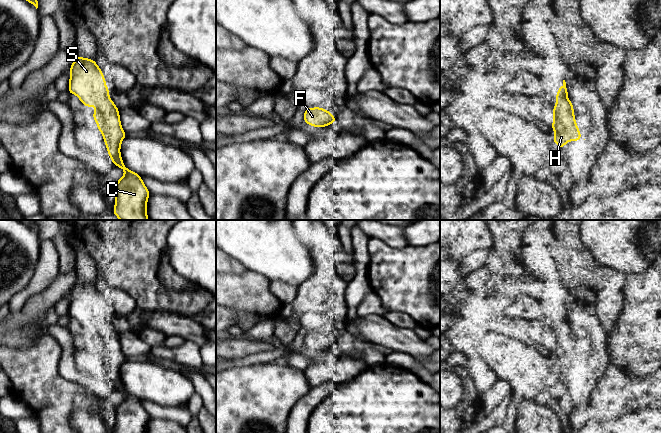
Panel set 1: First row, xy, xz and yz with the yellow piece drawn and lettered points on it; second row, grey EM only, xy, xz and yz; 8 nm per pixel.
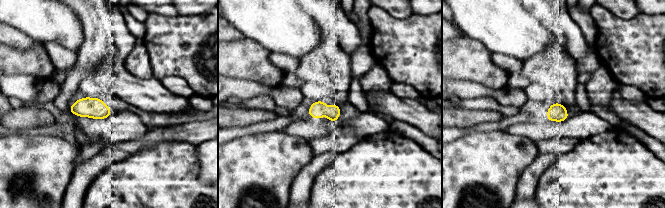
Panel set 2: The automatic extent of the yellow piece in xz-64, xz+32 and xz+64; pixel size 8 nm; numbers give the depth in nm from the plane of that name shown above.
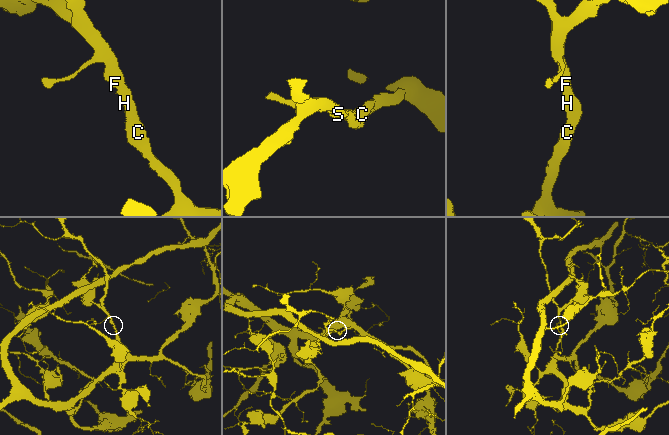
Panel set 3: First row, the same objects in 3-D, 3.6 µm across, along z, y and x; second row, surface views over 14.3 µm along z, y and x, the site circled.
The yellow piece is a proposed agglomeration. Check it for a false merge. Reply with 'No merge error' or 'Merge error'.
No merge error

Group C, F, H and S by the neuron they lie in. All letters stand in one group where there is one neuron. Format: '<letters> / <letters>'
C F H S

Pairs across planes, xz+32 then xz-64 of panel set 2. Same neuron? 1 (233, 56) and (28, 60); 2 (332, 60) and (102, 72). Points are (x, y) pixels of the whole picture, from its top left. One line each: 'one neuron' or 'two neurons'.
1: one neuron
2: two neurons

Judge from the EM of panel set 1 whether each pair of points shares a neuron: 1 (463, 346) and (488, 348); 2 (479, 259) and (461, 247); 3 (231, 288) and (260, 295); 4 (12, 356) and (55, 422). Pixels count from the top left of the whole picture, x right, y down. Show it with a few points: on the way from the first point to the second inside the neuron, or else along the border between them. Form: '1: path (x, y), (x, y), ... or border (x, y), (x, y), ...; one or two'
1: border (476, 346), (478, 355), (490, 367); two
2: border (482, 248), (478, 248), (475, 251); two
3: path (238, 291), (250, 292), (253, 295); one
4: path (28, 372), (53, 398), (53, 406); one

